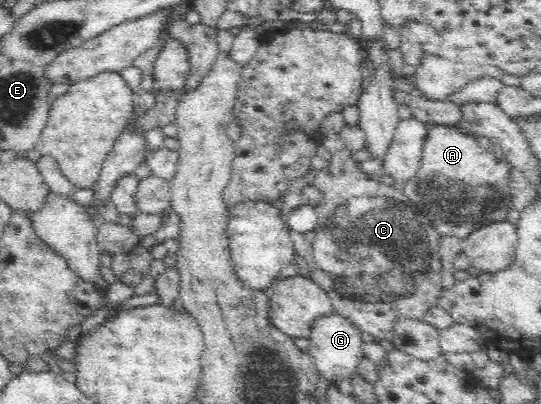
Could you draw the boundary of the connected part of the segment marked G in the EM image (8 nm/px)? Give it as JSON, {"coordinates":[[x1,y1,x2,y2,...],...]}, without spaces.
{"coordinates":[[332,308,329,313,318,314,313,319,308,337,310,340,308,353,314,357,318,371,331,383,334,382,336,376,351,378,356,373,357,366,365,357,361,333,360,326,356,325,347,314,336,308]]}

